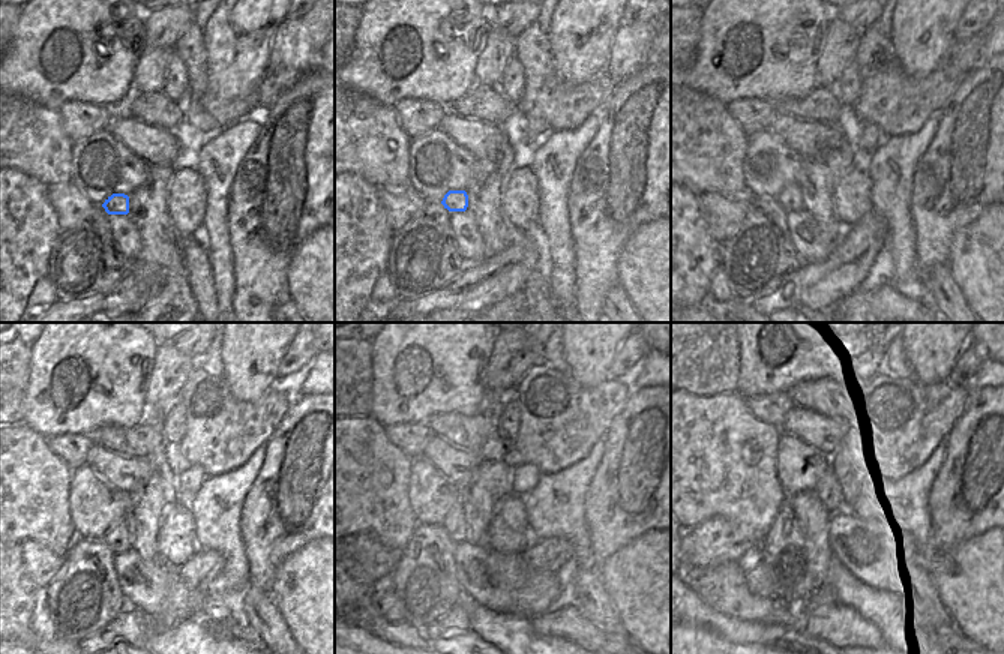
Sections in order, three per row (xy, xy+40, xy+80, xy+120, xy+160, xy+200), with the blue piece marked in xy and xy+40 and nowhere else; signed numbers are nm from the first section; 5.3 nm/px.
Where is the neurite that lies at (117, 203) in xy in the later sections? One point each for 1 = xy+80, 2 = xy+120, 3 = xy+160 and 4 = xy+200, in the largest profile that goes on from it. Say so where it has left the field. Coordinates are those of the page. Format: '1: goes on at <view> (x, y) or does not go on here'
1: goes on at xy+80 (790, 198)
2: goes on at xy+120 (117, 534)
3: goes on at xy+160 (455, 521)
4: goes on at xy+200 (812, 516)

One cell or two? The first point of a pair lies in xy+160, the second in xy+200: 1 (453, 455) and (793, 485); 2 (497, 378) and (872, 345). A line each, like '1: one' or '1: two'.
1: one
2: one

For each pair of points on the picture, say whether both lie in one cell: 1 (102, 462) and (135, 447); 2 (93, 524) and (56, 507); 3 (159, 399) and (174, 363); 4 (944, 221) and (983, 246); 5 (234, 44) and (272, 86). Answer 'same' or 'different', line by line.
1: different
2: different
3: same
4: different
5: different

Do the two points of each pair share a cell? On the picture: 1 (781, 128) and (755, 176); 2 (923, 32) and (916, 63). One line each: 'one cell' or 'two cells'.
1: one cell
2: one cell

